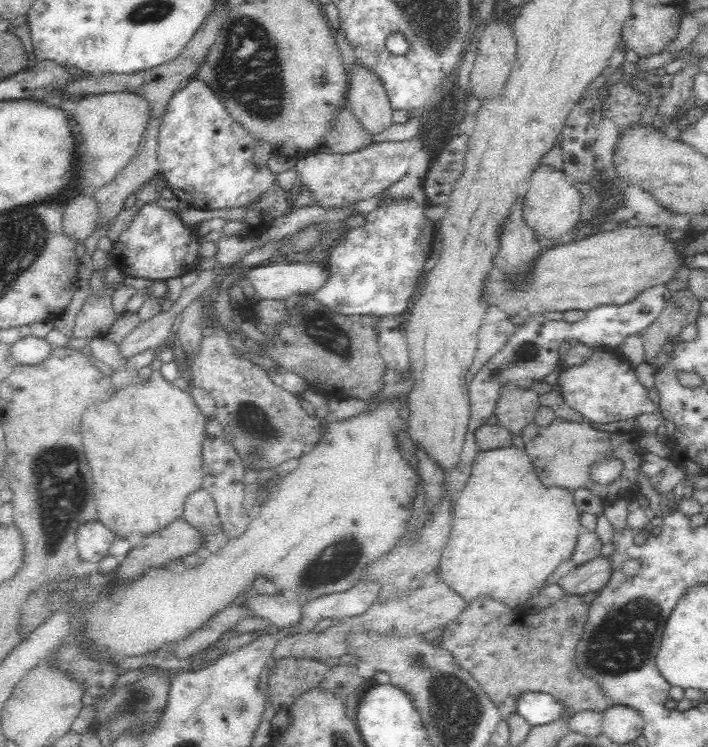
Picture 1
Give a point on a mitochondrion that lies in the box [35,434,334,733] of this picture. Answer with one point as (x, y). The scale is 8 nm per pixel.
(51, 466)

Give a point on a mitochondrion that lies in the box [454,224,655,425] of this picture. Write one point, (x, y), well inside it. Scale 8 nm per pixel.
(526, 352)

